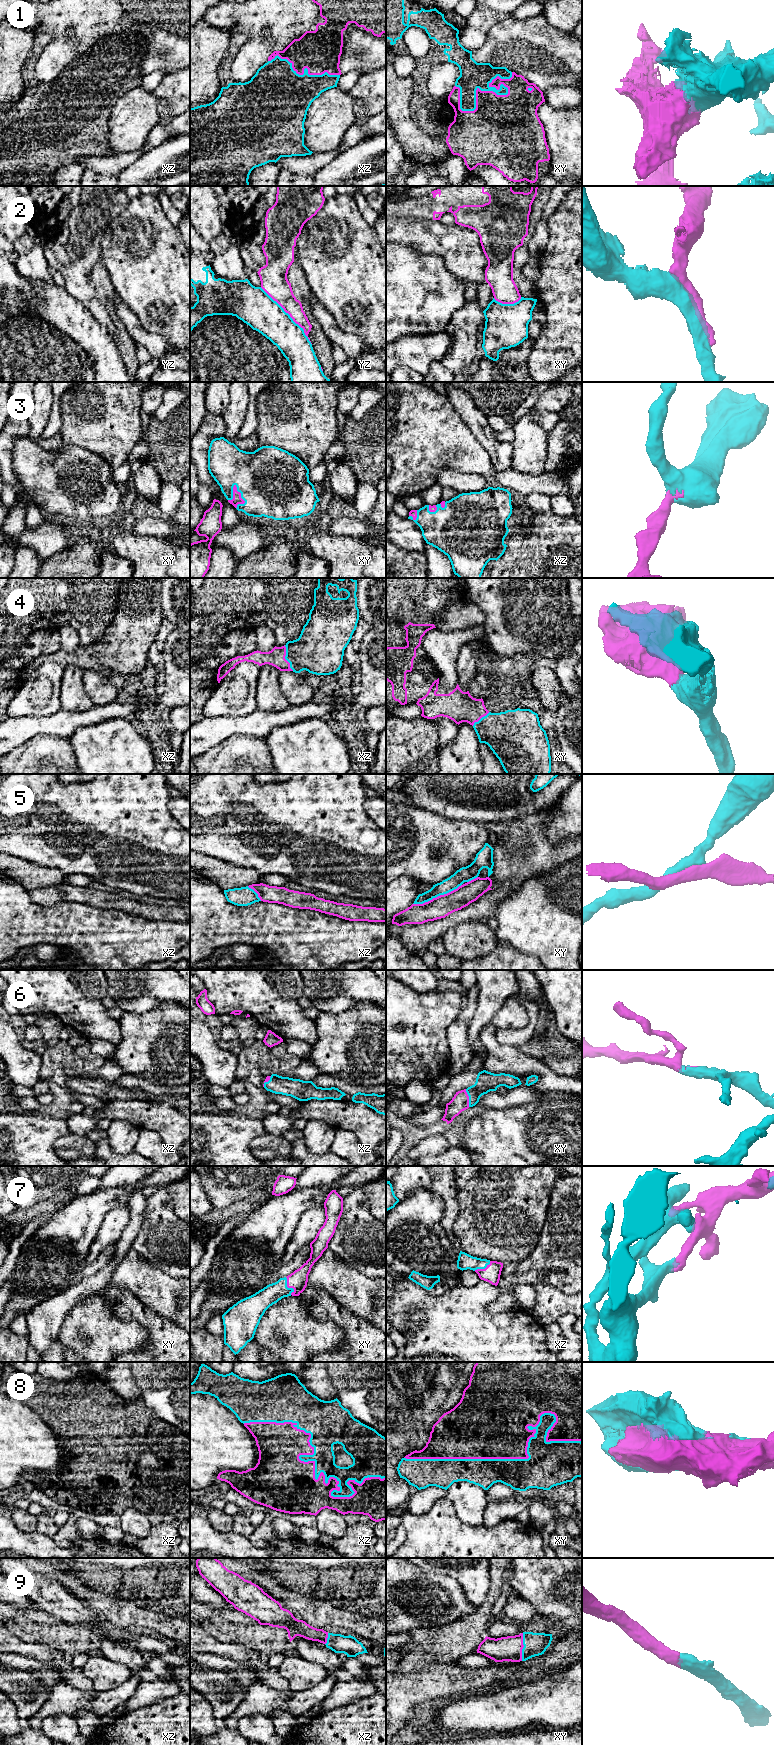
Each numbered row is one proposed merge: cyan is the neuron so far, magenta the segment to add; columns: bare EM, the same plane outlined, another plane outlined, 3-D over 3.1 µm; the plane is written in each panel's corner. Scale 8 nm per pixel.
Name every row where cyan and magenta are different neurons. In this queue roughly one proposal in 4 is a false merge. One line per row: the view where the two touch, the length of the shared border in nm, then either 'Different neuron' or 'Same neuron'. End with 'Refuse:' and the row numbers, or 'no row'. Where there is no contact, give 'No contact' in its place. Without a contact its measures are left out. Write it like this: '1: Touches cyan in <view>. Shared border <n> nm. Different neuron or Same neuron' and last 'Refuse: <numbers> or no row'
1: Touches cyan in xy. Shared border 500 nm. Same neuron
2: Touches cyan in yz. Shared border 600 nm. Different neuron
3: Touches cyan in xy. Shared border 200 nm. Same neuron
4: Touches cyan in xz. Shared border 220 nm. Same neuron
5: Touches cyan in xy. Shared border 420 nm. Different neuron
6: Touches cyan in xy. Shared border 150 nm. Same neuron
7: Touches cyan in xy. Shared border 150 nm. Same neuron
8: Touches cyan in xz. Shared border 1200 nm. Same neuron
9: Touches cyan in xy. Shared border 220 nm. Same neuron
Refuse: 2, 5

